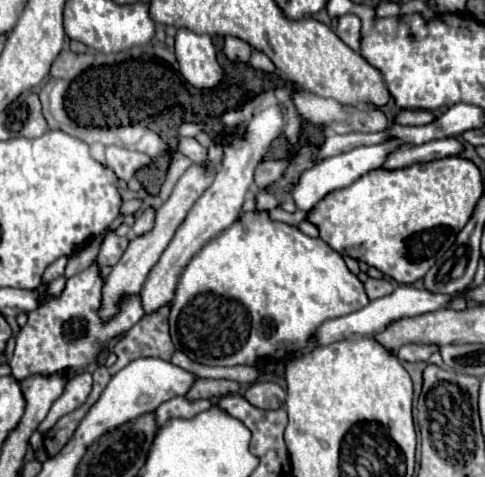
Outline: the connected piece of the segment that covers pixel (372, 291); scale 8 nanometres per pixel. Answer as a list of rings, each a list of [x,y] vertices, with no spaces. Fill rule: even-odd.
[[[369,277],[365,281],[365,291],[367,291],[369,299],[379,299],[379,297],[391,293],[393,285],[387,279],[373,279],[373,277]]]

